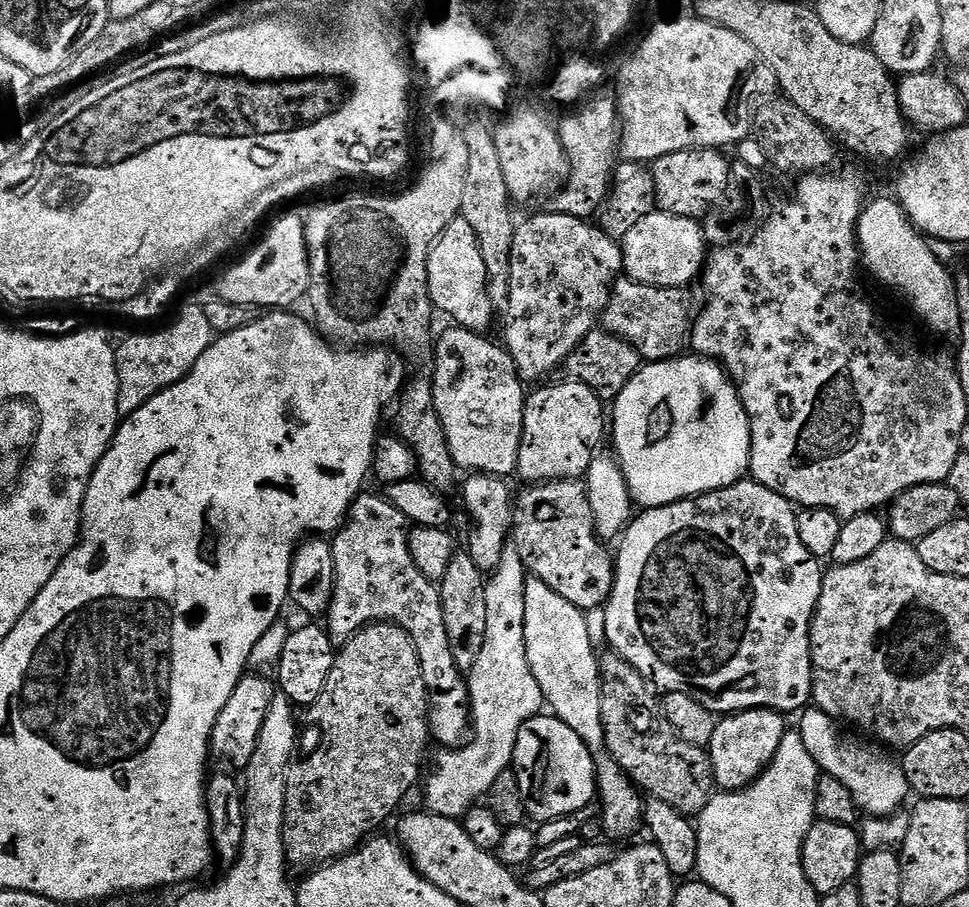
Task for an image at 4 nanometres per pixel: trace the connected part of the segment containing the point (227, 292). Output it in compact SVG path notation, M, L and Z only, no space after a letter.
M284 216L264 237L253 252L232 264L220 276L215 295L231 304L246 304L259 310L288 310L308 294L310 266L304 233L305 217Z

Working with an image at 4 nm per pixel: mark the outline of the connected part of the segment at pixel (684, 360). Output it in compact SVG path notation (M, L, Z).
M699 354L684 355L645 363L617 394L610 408L610 438L612 434L612 444L616 447L614 455L624 471L633 501L644 510L734 486L750 472L752 431L732 377L719 360Z

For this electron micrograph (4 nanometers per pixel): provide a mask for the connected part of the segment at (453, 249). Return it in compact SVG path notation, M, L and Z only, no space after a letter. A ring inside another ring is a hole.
M461 218L450 222L446 230L432 245L428 255L428 293L433 309L453 316L461 328L471 328L481 334L487 333L492 324L494 311L487 296L487 270L479 250L479 240L473 227Z

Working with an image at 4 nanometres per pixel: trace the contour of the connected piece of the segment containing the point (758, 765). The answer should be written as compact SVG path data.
M751 708L748 712L725 715L717 723L710 755L712 775L723 791L736 792L740 788L746 788L763 774L765 768L771 764L774 754L778 754L778 746L786 731L784 720L781 713L773 712L770 708Z

